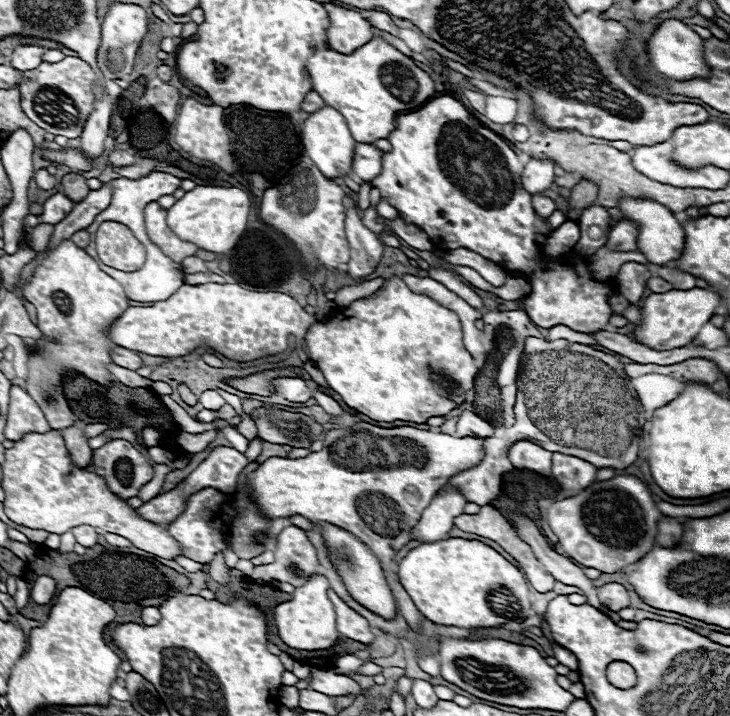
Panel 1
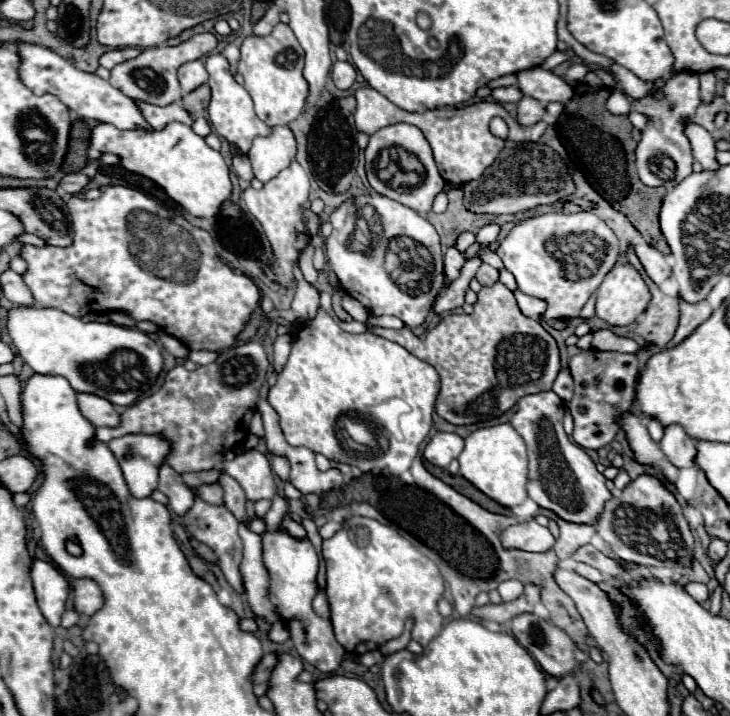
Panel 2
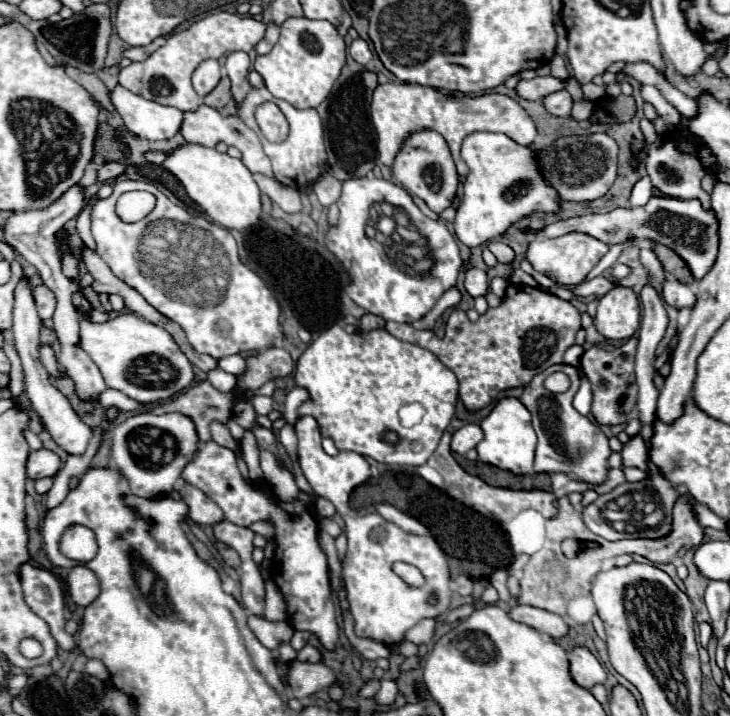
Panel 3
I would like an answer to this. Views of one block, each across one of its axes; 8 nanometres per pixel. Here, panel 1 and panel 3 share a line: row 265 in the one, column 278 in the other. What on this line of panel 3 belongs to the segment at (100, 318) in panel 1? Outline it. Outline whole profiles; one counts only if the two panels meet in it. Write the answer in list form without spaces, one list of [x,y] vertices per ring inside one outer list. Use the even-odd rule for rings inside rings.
[[[302,16],[302,18],[288,18],[282,24],[278,44],[272,48],[270,54],[256,56],[254,70],[260,72],[260,76],[266,82],[266,88],[274,94],[274,98],[288,100],[298,108],[316,108],[316,106],[320,106],[320,102],[324,102],[324,98],[328,98],[344,64],[346,64],[346,42],[344,42],[342,34],[338,32],[338,28],[332,26],[330,22],[310,20],[310,18]]]

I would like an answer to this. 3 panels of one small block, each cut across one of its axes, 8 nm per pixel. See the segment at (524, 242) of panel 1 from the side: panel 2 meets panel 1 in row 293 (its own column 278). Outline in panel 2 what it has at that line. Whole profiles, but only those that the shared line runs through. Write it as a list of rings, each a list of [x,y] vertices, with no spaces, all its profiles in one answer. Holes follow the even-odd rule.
[[[264,532],[262,544],[264,544],[264,566],[270,574],[268,598],[288,624],[294,648],[314,668],[318,668],[324,674],[332,674],[340,666],[342,654],[346,650],[344,646],[340,646],[340,642],[336,642],[330,620],[318,616],[312,608],[312,600],[318,592],[316,576],[320,568],[320,556],[316,554],[314,546],[308,540],[296,540],[288,532]]]

